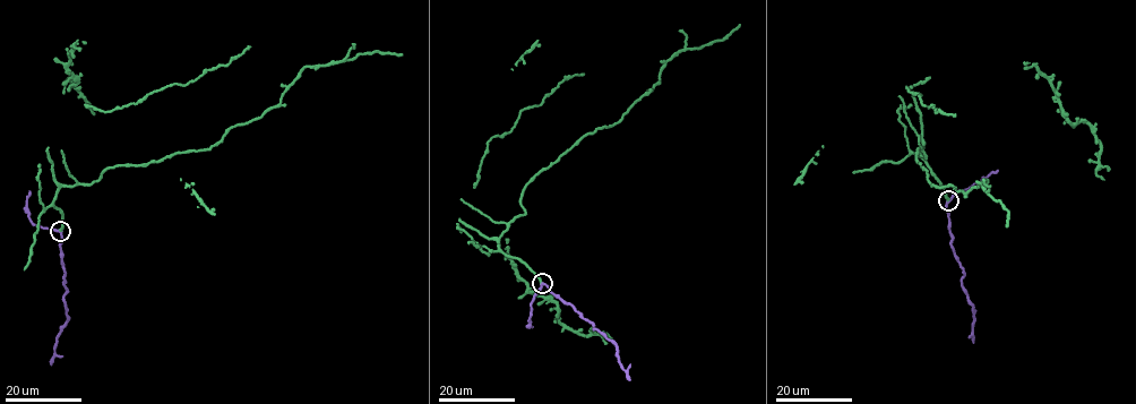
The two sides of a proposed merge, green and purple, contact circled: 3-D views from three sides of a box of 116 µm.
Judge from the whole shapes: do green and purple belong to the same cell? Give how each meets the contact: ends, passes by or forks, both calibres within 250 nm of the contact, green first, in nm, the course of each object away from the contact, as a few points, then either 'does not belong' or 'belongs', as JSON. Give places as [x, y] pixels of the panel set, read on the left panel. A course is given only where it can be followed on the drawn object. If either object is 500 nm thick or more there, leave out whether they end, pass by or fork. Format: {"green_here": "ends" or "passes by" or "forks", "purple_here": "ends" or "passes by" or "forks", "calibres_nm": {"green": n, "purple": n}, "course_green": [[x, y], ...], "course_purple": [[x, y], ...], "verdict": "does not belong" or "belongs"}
{"green_here": "ends", "purple_here": "passes by", "calibres_nm": {"green": 360, "purple": 360}, "course_green": [[60, 231], [59, 187], [211, 147], [276, 106], [308, 66], [402, 54]], "course_purple": [[60, 231], [67, 318], [58, 337], [51, 364]], "verdict": "belongs"}

